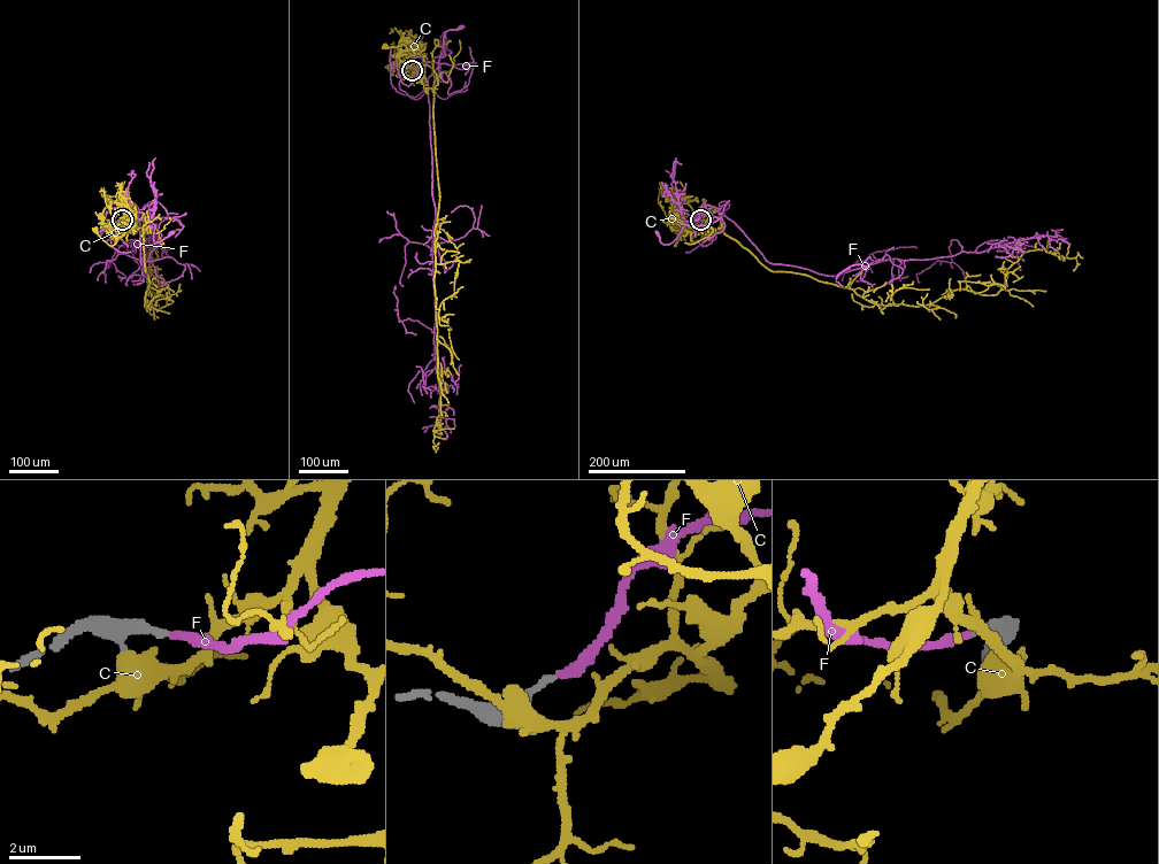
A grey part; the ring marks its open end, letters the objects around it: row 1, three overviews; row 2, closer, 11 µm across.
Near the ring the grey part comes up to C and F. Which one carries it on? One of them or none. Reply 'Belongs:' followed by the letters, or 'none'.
Belongs: F

